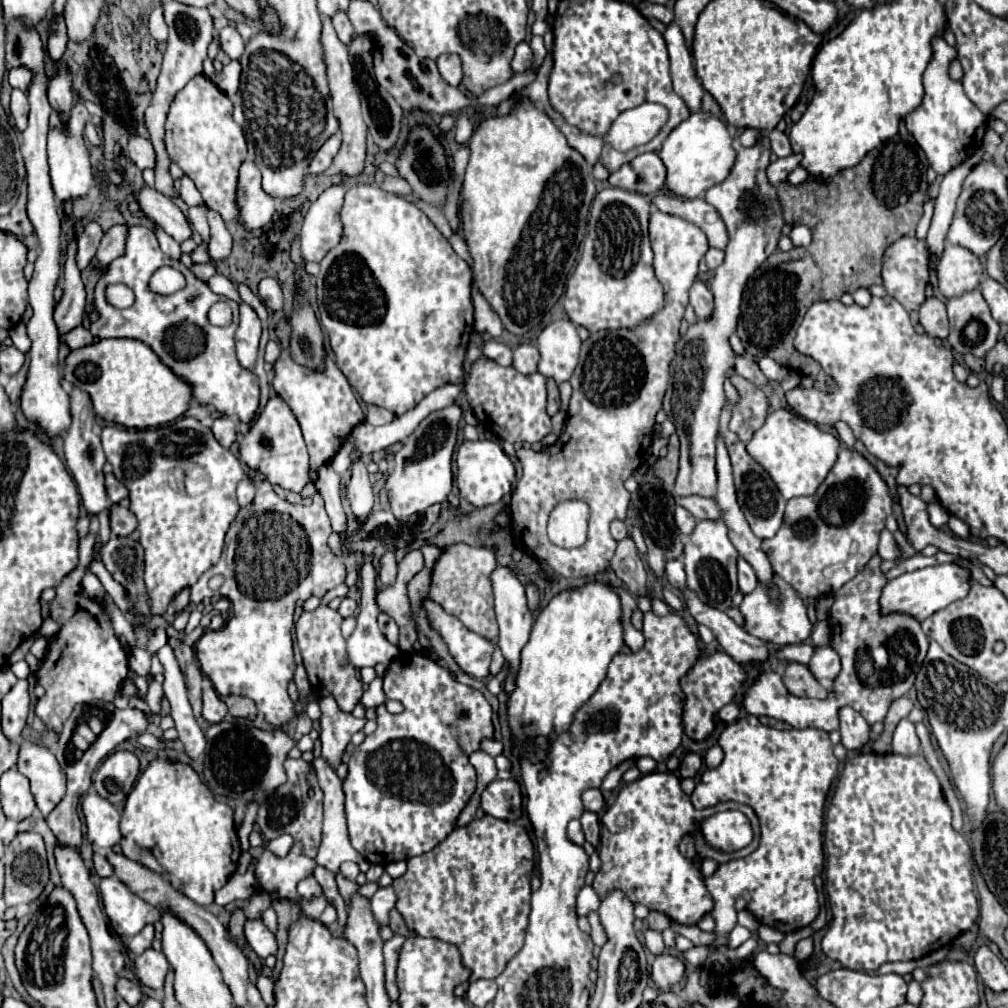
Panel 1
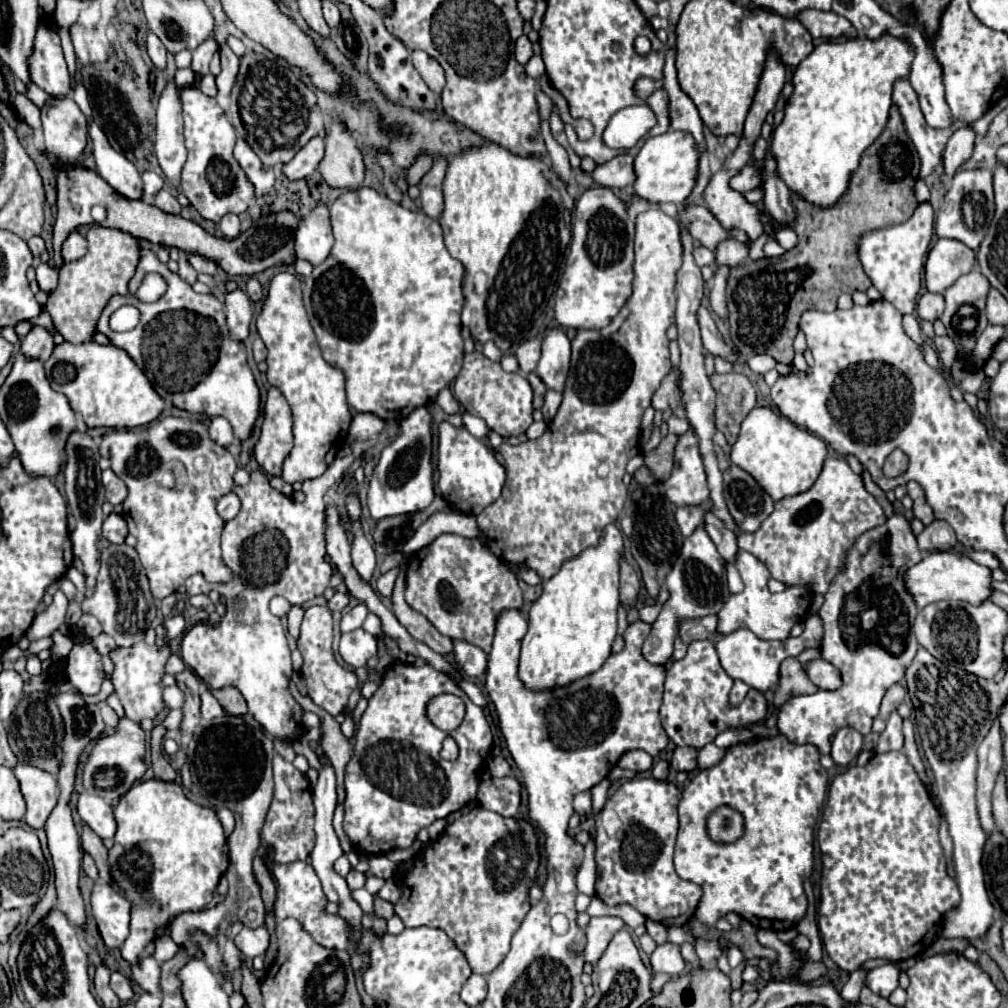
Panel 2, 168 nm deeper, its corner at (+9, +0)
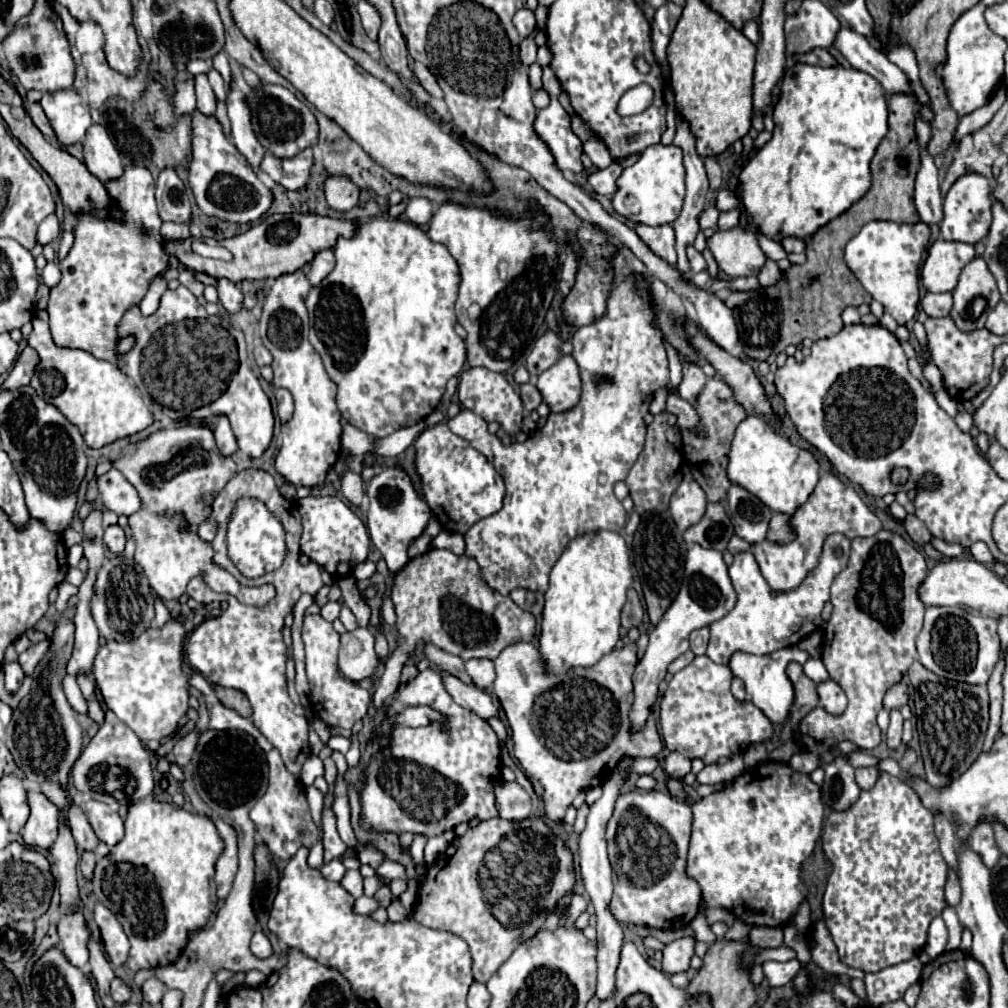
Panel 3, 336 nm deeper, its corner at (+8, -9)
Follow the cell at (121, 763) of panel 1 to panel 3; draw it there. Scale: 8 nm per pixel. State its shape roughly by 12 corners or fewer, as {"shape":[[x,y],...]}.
{"shape":[[100,697],[104,723],[72,767],[112,809],[154,791],[150,753]]}

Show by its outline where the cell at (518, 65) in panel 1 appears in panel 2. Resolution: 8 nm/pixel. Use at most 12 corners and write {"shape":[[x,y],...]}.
{"shape":[[523,34],[515,42],[515,58],[527,64],[533,56],[531,42]]}

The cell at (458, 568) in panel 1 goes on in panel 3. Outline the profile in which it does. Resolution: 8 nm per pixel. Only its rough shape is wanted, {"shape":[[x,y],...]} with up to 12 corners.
{"shape":[[430,549],[394,577],[398,649],[382,707],[420,641],[496,659],[534,635],[468,555]]}

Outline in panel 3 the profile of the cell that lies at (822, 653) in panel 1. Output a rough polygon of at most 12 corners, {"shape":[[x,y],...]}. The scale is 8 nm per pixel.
{"shape":[[828,679],[816,685],[820,707],[828,713],[846,709],[846,695]]}

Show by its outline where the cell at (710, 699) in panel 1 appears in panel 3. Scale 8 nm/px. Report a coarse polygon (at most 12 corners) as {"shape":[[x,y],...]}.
{"shape":[[706,655],[660,697],[670,751],[716,763],[772,737]]}

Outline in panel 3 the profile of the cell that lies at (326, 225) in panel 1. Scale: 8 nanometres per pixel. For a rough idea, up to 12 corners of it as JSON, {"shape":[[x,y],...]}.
{"shape":[[322,249],[310,261],[308,281],[318,285],[334,269],[334,251]]}

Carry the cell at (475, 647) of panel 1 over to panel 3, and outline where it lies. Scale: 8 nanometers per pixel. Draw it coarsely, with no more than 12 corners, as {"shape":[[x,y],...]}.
{"shape":[[468,659],[464,665],[474,685],[492,685],[494,663],[490,659]]}

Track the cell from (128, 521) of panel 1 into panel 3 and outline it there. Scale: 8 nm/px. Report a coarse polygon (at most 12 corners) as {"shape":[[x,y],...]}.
{"shape":[[110,525],[104,543],[114,555],[122,555],[126,535],[118,525]]}

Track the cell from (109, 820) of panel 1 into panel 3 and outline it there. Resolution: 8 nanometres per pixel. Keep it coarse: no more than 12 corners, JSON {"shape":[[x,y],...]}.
{"shape":[[86,801],[96,837],[114,847],[124,837],[122,817],[106,803]]}

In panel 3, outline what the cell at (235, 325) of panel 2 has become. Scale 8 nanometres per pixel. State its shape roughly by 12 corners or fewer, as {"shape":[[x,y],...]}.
{"shape":[[218,279],[218,297],[234,315],[242,311],[242,291],[228,279]]}

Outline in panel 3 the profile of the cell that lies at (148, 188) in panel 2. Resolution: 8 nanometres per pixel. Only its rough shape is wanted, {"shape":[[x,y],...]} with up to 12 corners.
{"shape":[[154,179],[104,183],[50,289],[60,347],[114,361],[118,321],[168,267]]}

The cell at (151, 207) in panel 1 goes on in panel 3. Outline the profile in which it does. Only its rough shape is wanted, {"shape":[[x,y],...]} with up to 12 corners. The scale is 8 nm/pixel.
{"shape":[[102,125],[84,137],[84,163],[100,181],[124,173]]}

